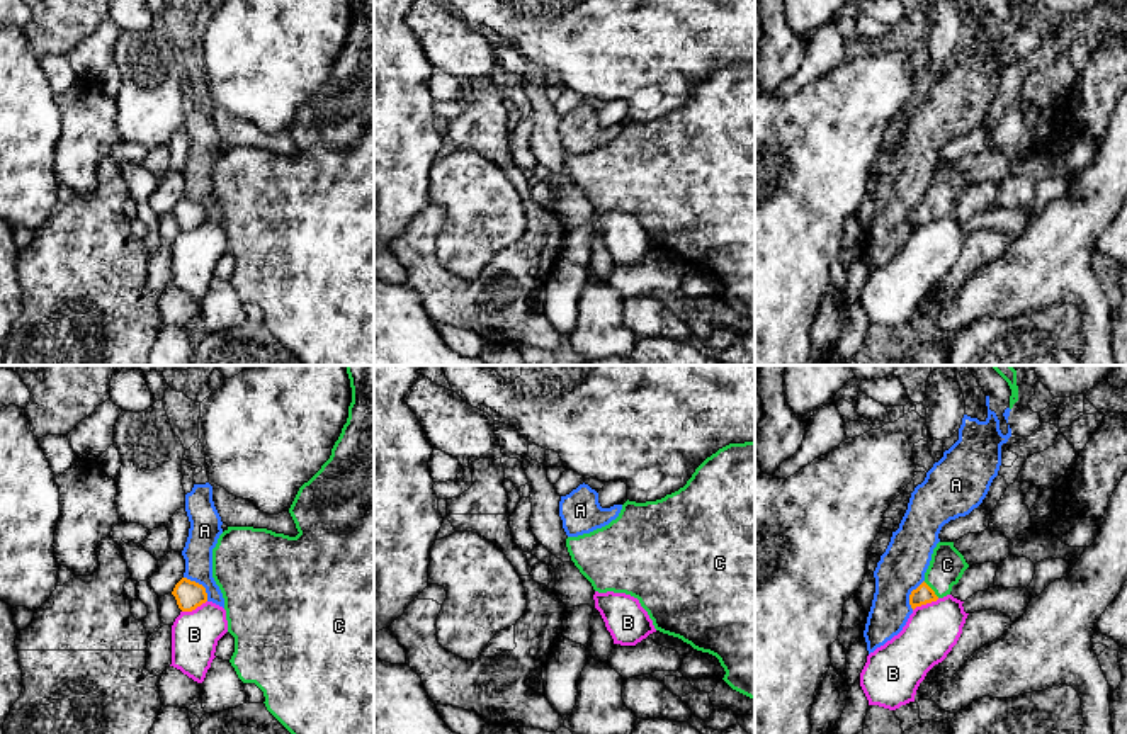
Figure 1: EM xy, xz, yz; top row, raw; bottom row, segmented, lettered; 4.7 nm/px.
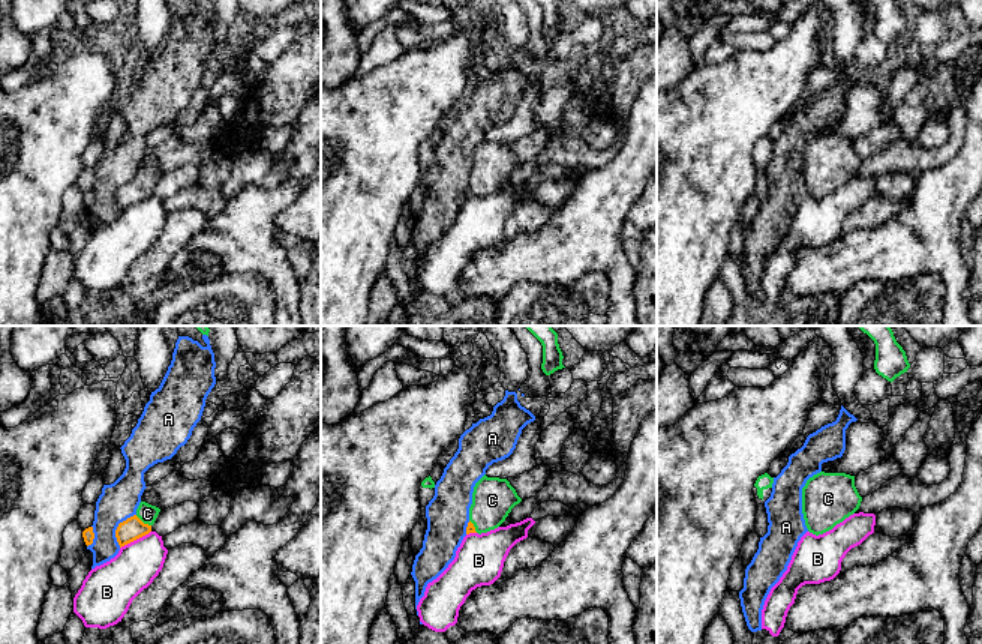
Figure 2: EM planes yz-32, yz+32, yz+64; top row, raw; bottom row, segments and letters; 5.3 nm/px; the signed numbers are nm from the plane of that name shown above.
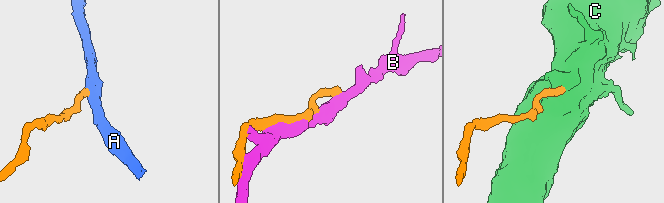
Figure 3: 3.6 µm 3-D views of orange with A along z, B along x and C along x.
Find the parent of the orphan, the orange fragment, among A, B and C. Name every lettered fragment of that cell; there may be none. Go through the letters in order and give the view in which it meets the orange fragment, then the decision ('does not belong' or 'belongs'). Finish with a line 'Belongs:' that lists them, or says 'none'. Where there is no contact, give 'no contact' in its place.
A: xy | does not belong
B: yz | does not belong
C: yz | belongs
Belongs: C

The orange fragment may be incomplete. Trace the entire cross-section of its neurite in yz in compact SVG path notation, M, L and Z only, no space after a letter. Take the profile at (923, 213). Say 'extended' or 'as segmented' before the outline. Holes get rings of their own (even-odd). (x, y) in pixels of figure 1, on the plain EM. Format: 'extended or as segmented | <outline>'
extended | M938 161L925 192L925 200L909 214L911 228L915 229L950 214L952 206L959 202L967 187L969 184L954 167L954 161Z

